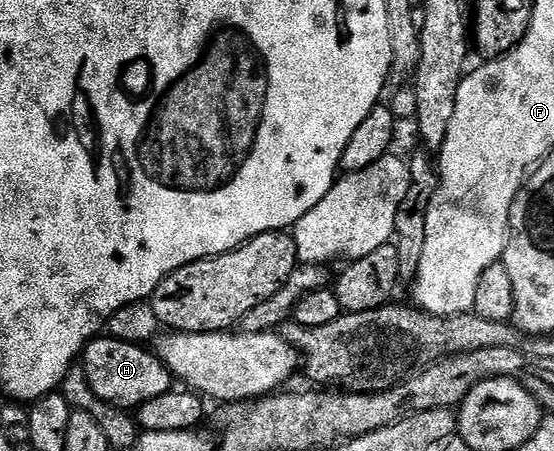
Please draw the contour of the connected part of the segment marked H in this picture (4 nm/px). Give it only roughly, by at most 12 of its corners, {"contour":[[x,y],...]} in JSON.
{"contour":[[110,335],[84,347],[95,397],[124,411],[171,392],[150,348]]}

